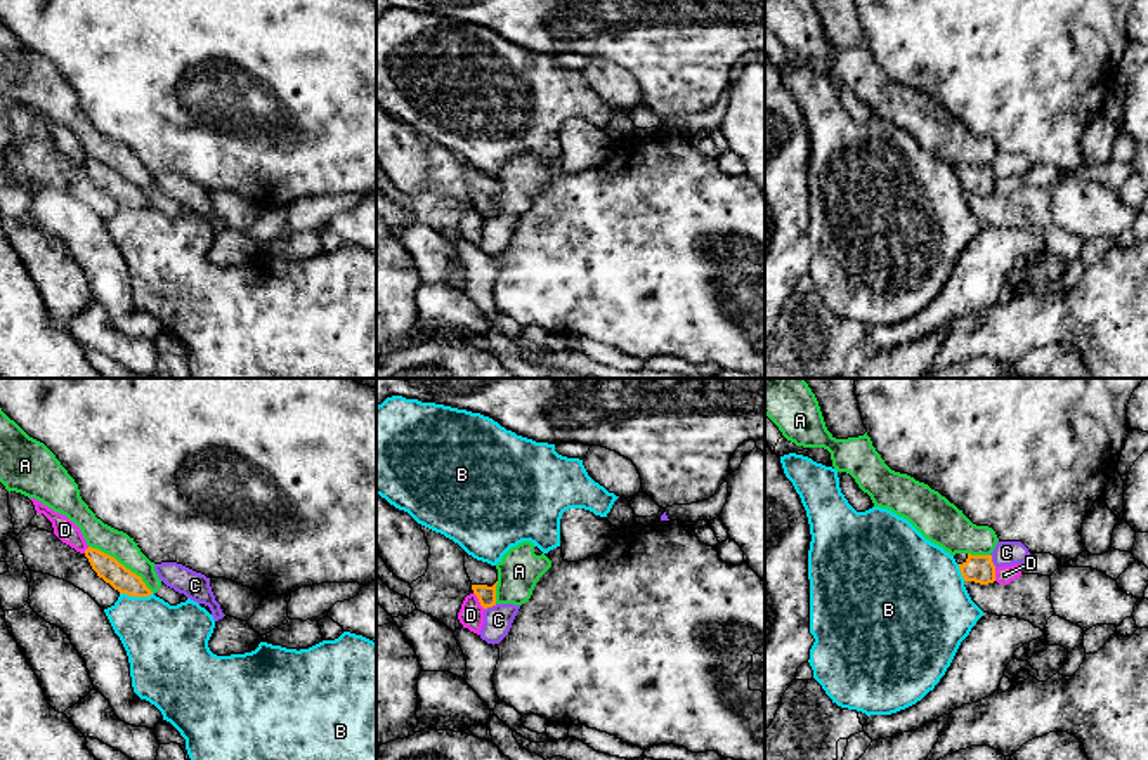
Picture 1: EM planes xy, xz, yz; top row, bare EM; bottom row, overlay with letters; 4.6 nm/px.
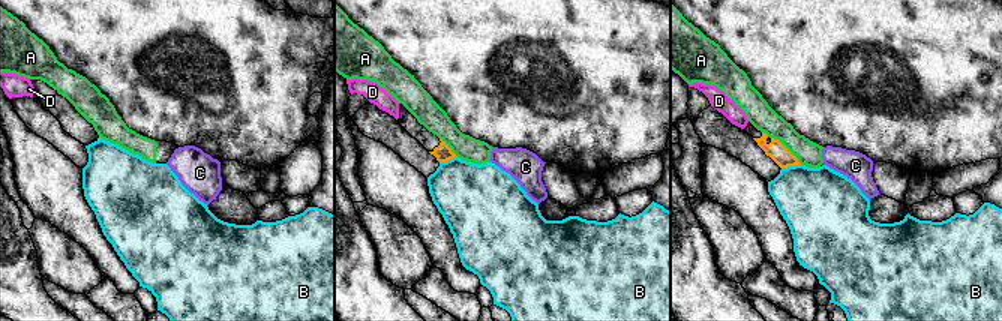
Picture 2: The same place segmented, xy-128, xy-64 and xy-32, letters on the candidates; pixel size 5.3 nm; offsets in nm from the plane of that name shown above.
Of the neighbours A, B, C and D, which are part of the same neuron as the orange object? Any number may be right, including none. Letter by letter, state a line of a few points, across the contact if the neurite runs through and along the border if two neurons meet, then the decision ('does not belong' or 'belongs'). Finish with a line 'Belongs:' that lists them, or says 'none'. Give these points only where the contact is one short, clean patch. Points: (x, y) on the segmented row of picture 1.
A: xy (89, 545), (113, 556), (153, 592) | does not belong
B: does not belong
C: yz (991, 554), (996, 568) | does not belong
D: does not belong
Belongs: none

